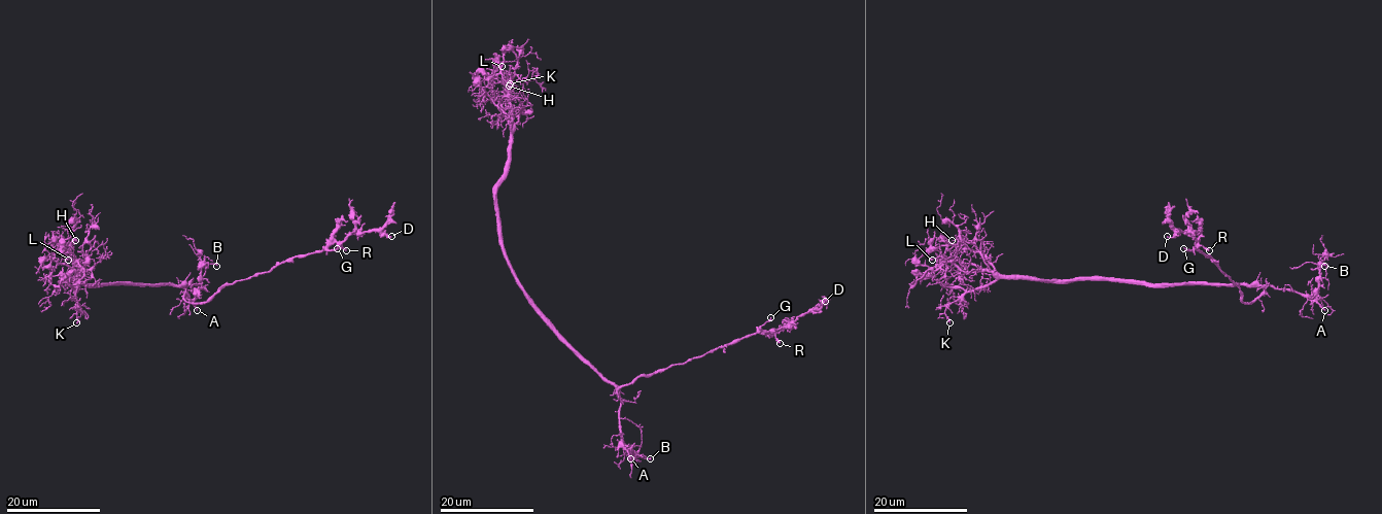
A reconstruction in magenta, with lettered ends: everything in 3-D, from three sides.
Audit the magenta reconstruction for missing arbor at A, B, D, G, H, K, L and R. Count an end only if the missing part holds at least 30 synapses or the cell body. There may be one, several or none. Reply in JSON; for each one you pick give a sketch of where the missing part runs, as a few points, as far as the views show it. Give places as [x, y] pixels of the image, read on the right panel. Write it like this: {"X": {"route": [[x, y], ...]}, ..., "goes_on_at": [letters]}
{"goes_on_at": ["A"]}

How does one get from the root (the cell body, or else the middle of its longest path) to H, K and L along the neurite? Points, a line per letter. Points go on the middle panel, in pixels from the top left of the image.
H: (565, 341), (522, 286), (501, 235), (496, 187), (504, 171), (511, 132), (510, 121), (504, 112), (509, 86)
K: (565, 341), (522, 286), (501, 235), (496, 187), (508, 160), (511, 136), (510, 83)
L: (565, 341), (522, 286), (501, 235), (496, 187), (511, 132), (492, 93), (494, 63), (502, 66)

